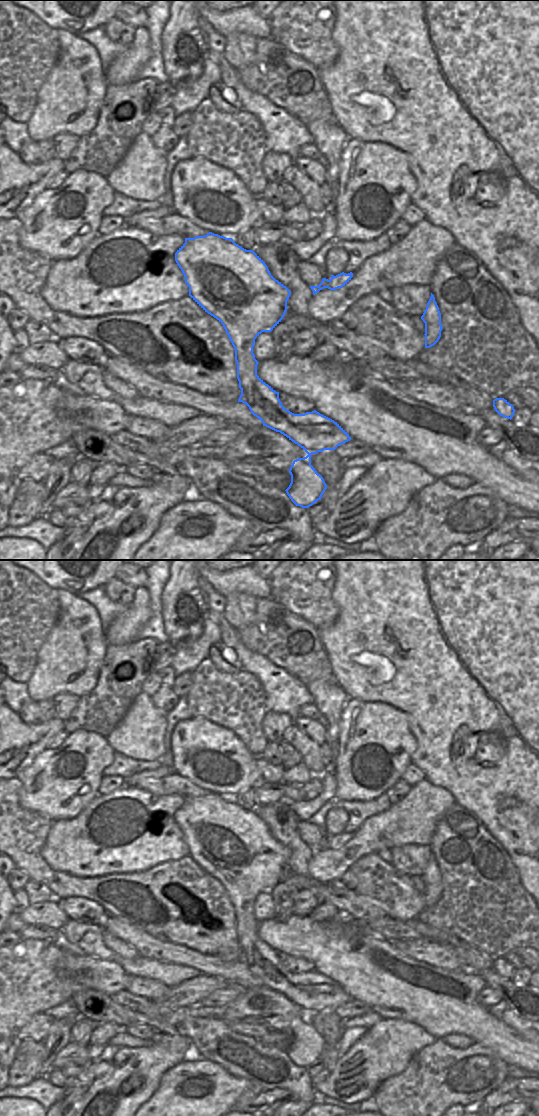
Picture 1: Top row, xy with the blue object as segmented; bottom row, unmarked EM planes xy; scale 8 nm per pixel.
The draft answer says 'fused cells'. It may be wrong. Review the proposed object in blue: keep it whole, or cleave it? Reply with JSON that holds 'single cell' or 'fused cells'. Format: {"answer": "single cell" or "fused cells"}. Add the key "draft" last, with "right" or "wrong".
{"answer": "single cell", "draft": "wrong"}

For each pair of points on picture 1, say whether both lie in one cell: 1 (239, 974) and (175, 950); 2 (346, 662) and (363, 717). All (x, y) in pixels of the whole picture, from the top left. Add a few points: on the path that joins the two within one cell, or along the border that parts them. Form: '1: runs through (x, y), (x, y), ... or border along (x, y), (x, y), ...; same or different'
1: runs through (223, 970), (191, 958); same
2: border along (349, 697), (362, 701), (381, 702); different

